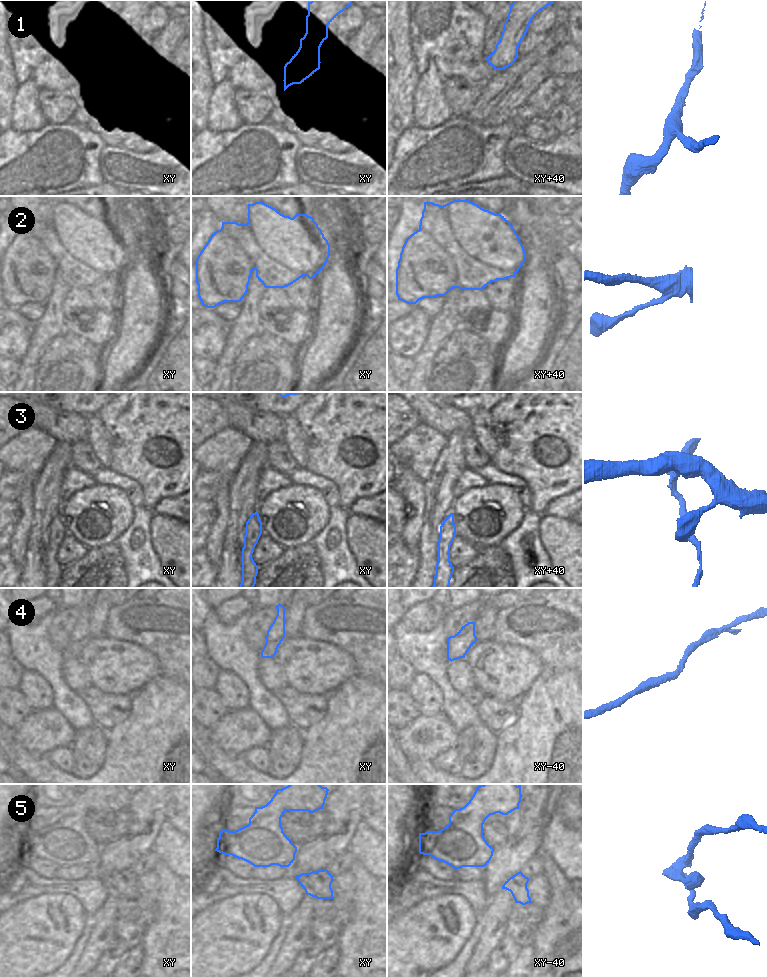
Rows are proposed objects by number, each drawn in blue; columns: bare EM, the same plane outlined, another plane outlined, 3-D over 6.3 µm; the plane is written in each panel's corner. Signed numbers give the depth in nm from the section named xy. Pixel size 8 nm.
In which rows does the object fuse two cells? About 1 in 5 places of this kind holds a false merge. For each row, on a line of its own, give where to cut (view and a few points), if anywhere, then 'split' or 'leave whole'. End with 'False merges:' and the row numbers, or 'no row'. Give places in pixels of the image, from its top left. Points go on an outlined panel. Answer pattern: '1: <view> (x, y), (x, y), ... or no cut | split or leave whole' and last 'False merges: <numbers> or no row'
1: no cut | leave whole
2: xy+40 (419, 228), (425, 231), (451, 257), (455, 267), (456, 287) | split
3: xy+40 (438, 544), (449, 555) | split
4: no cut | leave whole
5: no cut | leave whole
False merges: 2, 3

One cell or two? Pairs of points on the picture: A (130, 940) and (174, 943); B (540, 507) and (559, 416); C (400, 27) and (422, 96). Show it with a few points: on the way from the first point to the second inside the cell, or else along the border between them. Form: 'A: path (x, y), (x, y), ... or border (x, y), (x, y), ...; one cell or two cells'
A: border (143, 931), (140, 944); two cells
B: path (540, 484), (540, 465), (531, 452), (536, 437); one cell
C: border (420, 76), (414, 91), (413, 106); two cells

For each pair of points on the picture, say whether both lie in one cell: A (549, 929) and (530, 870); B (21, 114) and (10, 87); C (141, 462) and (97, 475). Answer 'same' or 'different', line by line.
A: different
B: different
C: different

